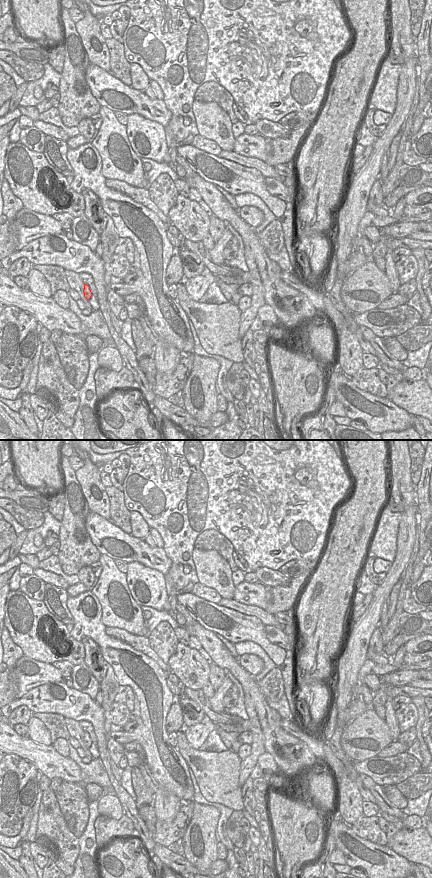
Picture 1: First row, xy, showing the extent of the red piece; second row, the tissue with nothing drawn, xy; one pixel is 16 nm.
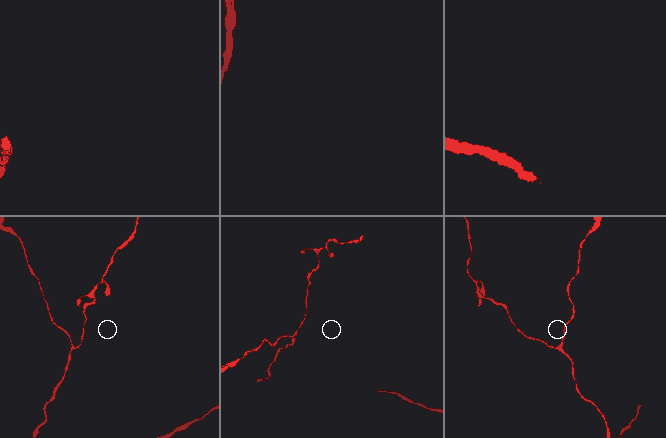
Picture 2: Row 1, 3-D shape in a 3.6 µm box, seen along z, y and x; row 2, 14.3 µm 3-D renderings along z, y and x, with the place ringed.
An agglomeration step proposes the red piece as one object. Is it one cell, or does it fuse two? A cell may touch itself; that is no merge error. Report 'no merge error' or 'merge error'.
no merge error

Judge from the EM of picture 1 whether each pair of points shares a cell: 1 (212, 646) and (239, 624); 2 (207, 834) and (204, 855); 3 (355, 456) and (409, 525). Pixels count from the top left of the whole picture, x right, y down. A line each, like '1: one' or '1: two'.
1: two
2: one
3: two

